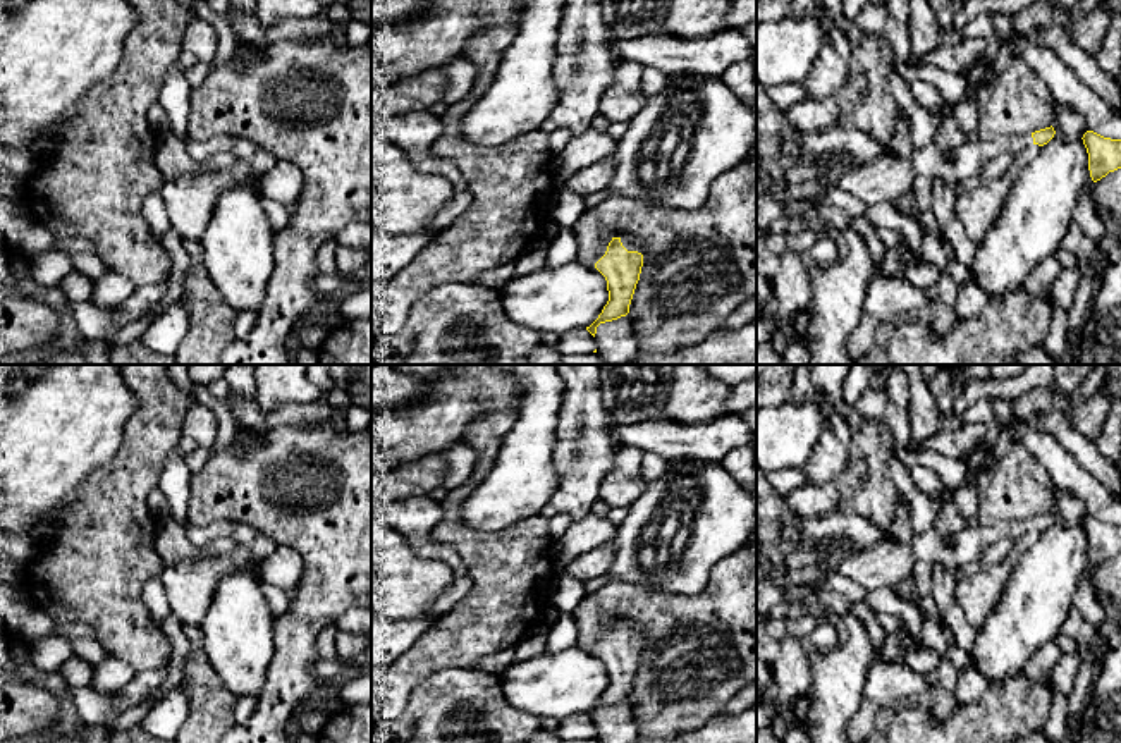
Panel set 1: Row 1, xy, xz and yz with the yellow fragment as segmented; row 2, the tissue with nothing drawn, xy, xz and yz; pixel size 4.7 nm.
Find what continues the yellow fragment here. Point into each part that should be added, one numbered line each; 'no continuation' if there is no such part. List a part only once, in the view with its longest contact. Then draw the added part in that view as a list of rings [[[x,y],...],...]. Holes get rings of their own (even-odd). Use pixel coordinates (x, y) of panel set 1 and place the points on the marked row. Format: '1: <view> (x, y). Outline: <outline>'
1: xz (630, 243). Outline: [[[603,225],[603,229],[605,229],[605,232],[607,232],[609,237],[619,237],[621,243],[622,243],[622,246],[628,251],[638,251],[638,253],[641,253],[643,255],[643,263],[646,261],[646,255],[643,251],[643,244],[641,244],[640,239],[634,239],[631,234],[624,234],[624,232],[619,232],[619,230],[612,230],[612,229],[605,227],[605,225]]]

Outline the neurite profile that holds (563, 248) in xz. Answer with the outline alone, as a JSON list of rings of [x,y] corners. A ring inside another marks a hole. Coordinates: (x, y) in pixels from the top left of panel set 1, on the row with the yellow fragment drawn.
[[[560,227],[560,230],[548,241],[545,267],[555,268],[578,258],[578,241],[569,227]]]

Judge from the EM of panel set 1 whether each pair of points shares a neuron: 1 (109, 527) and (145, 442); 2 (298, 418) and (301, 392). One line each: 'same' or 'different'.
1: same
2: different

